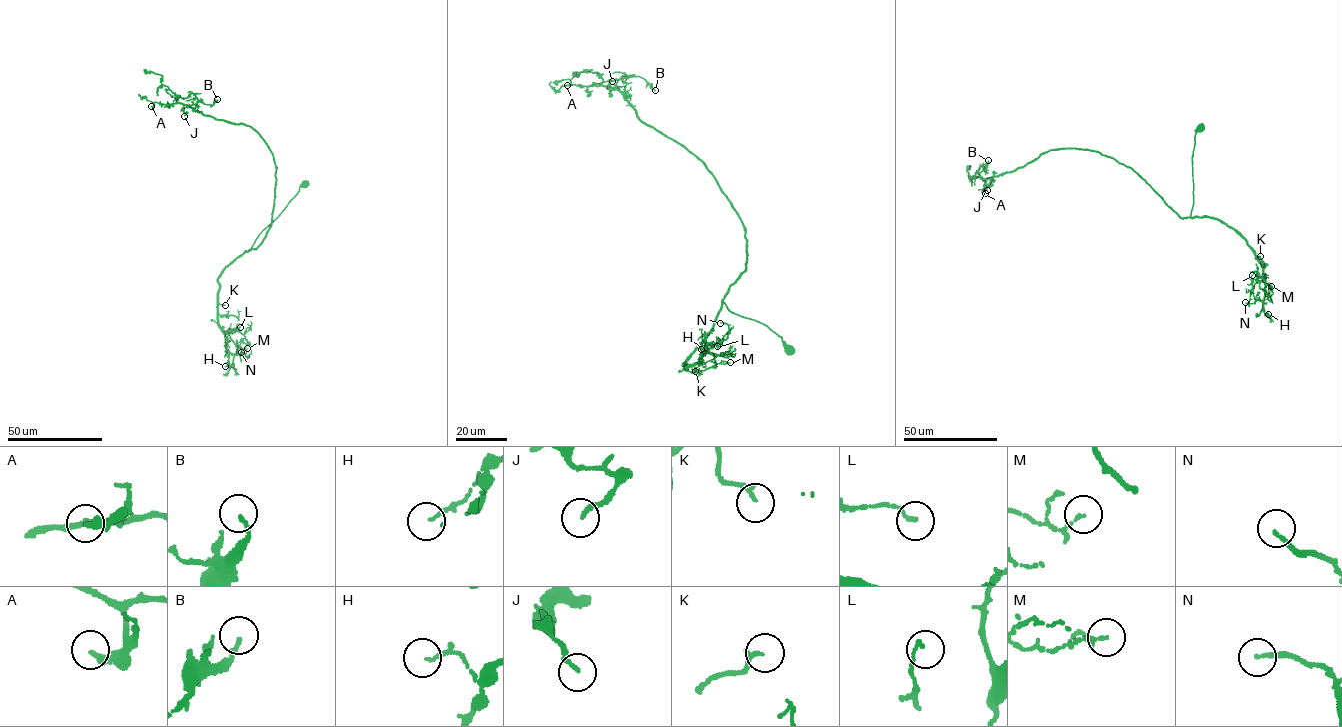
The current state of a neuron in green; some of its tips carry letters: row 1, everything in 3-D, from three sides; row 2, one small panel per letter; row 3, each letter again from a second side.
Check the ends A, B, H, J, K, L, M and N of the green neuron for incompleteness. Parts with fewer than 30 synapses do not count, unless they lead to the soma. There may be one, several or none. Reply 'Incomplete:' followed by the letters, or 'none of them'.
Incomplete: J

